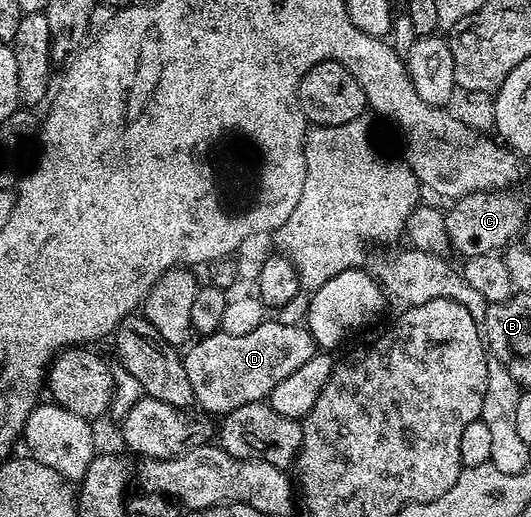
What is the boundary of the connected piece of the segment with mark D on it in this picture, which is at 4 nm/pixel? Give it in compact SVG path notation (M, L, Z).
M262 320L247 330L250 330L247 334L207 334L182 354L197 409L225 416L244 404L269 399L272 388L316 352L314 338L302 324L289 326L279 320Z

